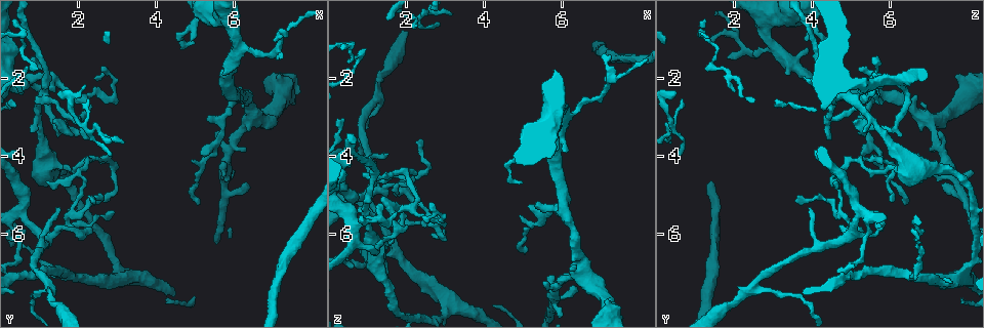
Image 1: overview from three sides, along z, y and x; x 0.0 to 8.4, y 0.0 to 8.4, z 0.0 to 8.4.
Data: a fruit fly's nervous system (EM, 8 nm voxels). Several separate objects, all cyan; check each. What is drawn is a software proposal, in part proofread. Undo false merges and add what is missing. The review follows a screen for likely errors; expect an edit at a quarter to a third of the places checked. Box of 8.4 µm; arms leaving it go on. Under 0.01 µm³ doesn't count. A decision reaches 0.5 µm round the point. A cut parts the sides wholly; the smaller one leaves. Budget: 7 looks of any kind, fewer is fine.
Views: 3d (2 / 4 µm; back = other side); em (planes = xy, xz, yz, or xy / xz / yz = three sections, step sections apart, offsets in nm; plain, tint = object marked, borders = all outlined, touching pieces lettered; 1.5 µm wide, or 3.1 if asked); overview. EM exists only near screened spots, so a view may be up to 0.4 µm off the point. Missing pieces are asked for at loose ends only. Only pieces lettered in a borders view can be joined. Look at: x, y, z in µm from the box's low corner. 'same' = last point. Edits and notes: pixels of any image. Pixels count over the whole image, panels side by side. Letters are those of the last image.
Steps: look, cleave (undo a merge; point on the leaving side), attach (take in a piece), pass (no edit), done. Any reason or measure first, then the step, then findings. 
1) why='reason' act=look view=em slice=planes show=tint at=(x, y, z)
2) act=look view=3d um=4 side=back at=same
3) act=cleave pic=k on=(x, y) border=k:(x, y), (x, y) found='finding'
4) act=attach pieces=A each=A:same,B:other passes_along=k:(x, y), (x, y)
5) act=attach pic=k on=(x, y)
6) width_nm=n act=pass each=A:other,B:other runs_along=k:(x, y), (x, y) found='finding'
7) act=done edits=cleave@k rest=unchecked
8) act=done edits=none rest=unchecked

why='abrupt turn' act=look view=em slice=planes show=borders at=(2.35, 4.10, 5.20)

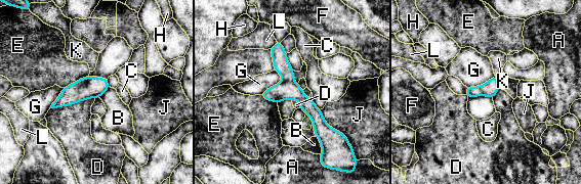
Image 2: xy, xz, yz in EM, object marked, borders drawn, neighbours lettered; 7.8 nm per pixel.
act=pass each=A:other,B:other,C:other,D:other,E:other,F:other,G:other,H:other,J:other,K:other,L:other border=2:(277, 71), (282, 79), (260, 94) found='continuous, no second neuron'

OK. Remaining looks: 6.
why='an open end' act=look view=3d um=2 at=(5.50, 3.40, 7.20)

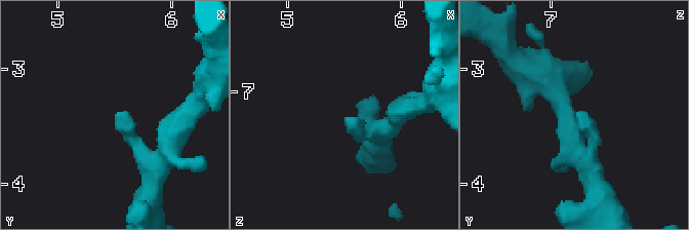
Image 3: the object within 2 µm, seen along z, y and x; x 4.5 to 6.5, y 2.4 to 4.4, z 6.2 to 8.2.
why='shape alone is not enough' act=look view=em slice=planes show=borders at=(5.56, 3.40, 7.24)

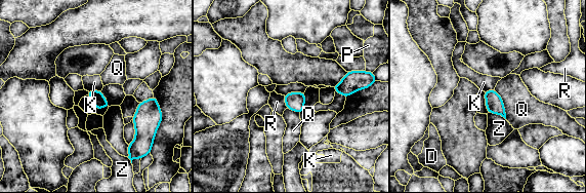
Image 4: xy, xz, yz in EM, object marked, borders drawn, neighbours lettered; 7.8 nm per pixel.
act=pass each=D:other,K:other,P:other,Q:other,R:other,Z:other border=4:(100, 90), (88, 91) found='no lettered piece goes on from it'

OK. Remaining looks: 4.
why='free end' act=look view=em slice=planes show=borders at=(4.90, 1.05, 3.80)

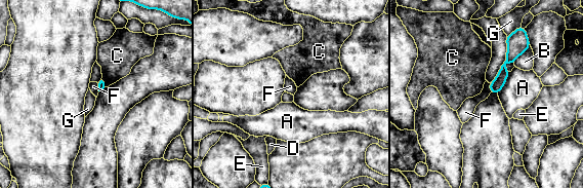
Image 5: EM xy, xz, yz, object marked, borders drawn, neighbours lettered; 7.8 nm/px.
act=pass each=A:other,B:other,C:other,D:other,E:other,F:other,G:other border=5:(489, 83), (491, 91) found='no lettered piece goes on from it'

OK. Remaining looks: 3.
act=done edits=none rest=unchecked

